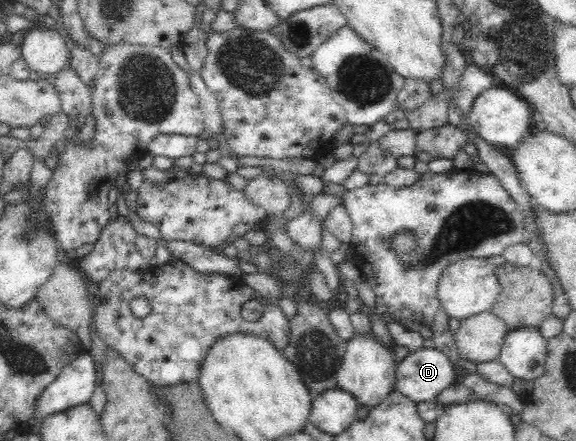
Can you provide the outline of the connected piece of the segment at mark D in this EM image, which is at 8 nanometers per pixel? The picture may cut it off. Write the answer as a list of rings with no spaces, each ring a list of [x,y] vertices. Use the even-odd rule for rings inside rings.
[[[434,348],[410,351],[410,354],[399,360],[397,364],[394,390],[416,403],[436,401],[437,396],[455,382],[451,363],[445,354]]]

